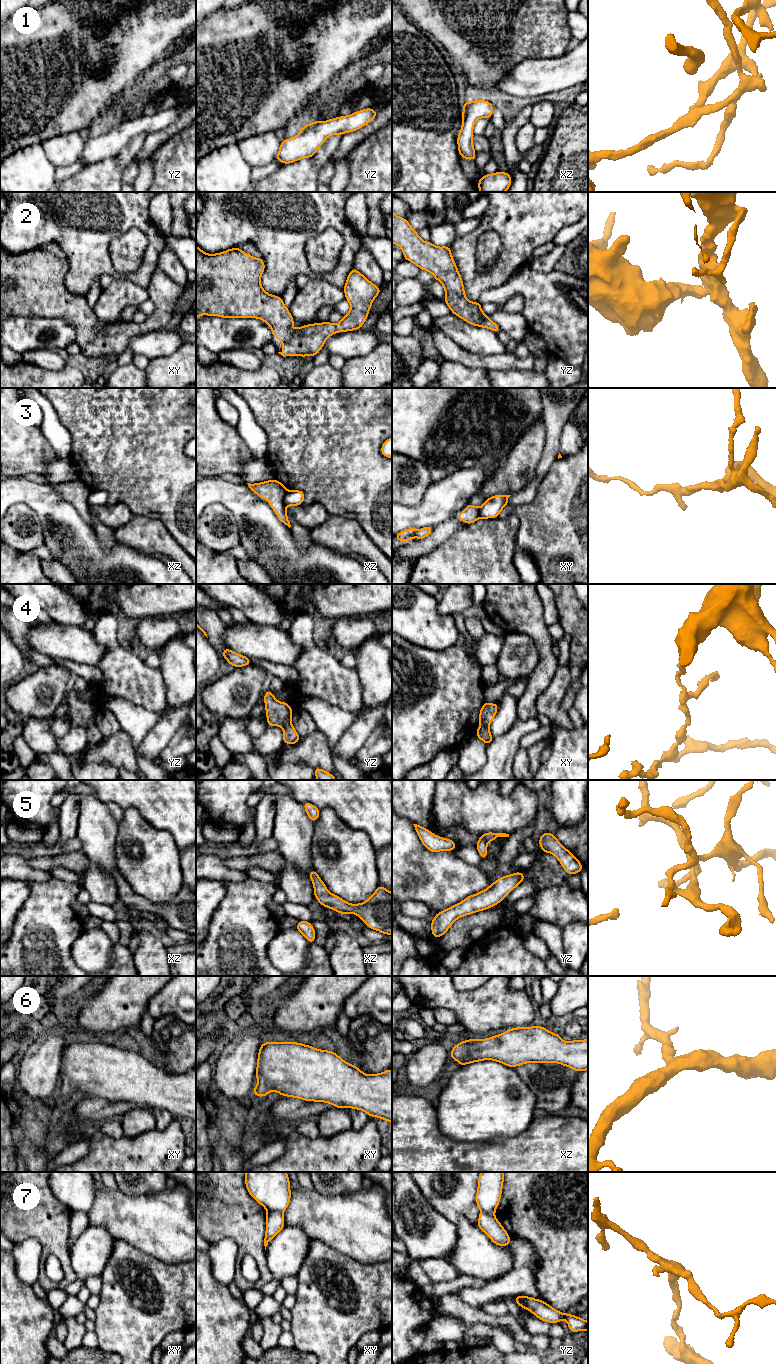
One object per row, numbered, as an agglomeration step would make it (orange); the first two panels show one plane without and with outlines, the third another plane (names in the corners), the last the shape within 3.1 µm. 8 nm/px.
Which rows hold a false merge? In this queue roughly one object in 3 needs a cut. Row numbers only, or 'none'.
3, 4, 7

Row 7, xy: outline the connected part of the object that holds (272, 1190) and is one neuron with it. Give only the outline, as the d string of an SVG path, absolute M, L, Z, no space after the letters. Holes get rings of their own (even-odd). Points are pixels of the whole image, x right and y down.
M246 1172L248 1193L267 1211L283 1213L290 1202L290 1178L286 1172Z

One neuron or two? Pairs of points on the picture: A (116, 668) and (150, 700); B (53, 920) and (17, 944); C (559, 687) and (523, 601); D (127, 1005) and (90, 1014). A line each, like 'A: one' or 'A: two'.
A: one
B: one
C: two
D: one

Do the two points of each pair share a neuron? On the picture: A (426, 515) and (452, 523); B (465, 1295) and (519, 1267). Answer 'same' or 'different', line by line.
A: different
B: same

